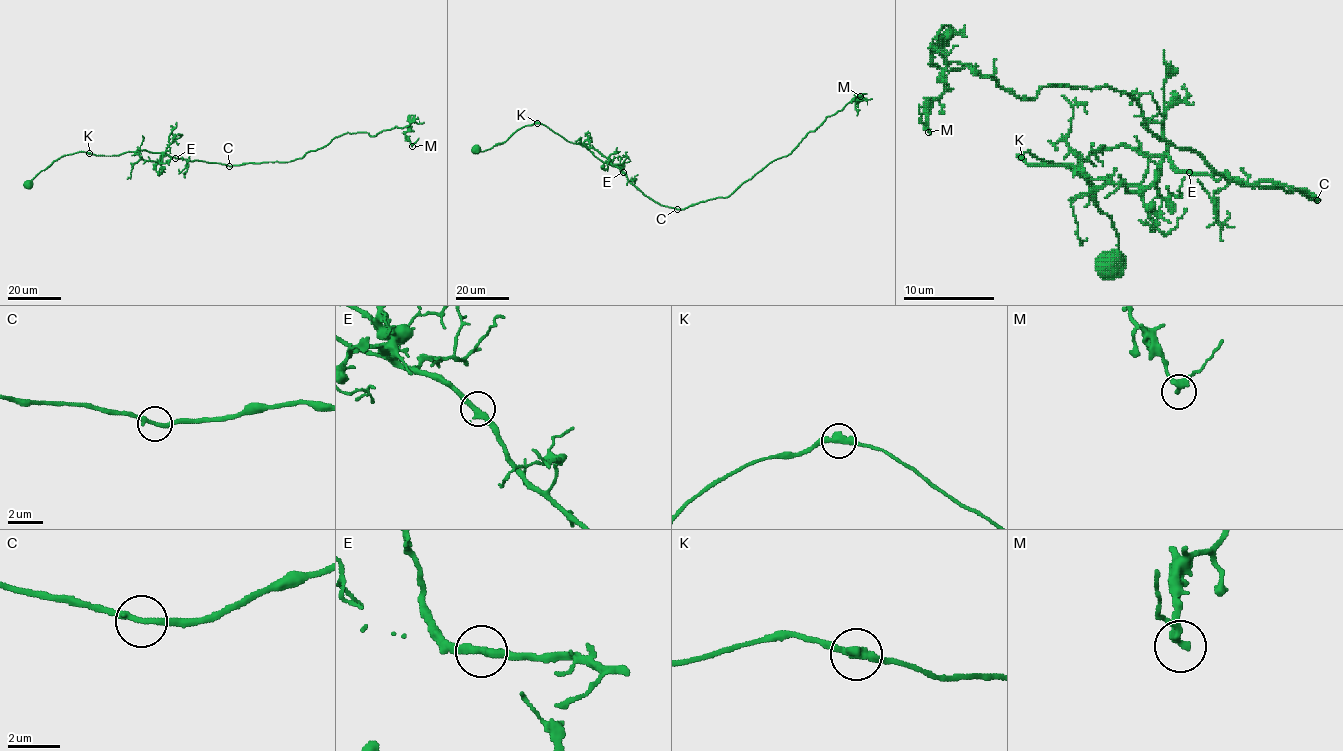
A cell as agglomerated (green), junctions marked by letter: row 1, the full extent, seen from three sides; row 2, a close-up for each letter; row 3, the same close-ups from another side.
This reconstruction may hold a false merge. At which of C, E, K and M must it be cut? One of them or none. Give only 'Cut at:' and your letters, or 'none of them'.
Cut at: none of them

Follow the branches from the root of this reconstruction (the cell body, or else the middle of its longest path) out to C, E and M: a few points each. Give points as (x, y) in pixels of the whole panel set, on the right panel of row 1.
C: (1109, 263), (1118, 236), (1093, 188), (1025, 152), (1030, 166), (1078, 166), (1130, 145), (1180, 170), (1318, 200)
E: (1109, 263), (1118, 236), (1093, 188), (1023, 154), (1030, 166), (1078, 166), (1130, 145), (1189, 172)
M: (1109, 263), (1093, 188), (1025, 152), (1316, 200), (1121, 91), (1016, 98), (939, 50), (928, 132)

